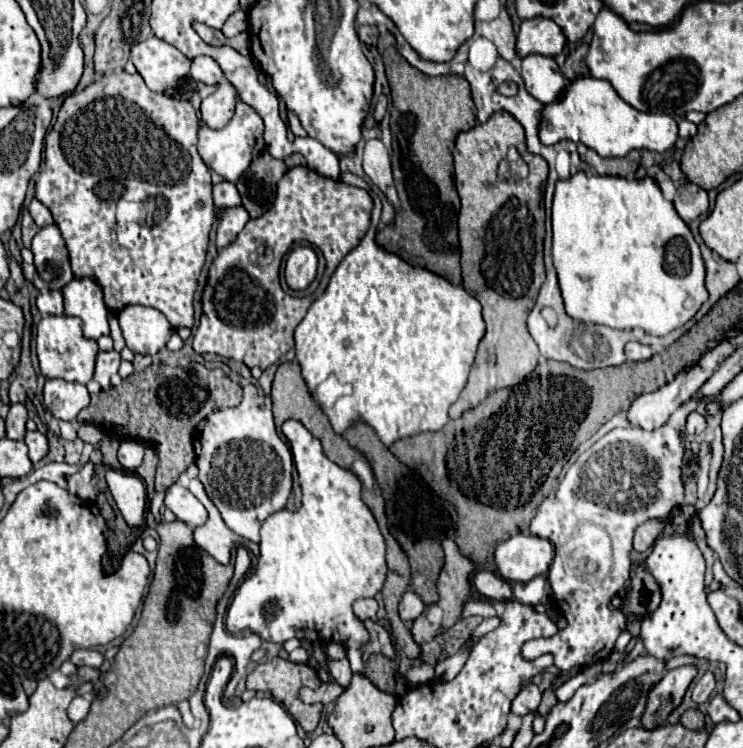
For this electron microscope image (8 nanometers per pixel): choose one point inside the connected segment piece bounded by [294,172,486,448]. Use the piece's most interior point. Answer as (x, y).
(405, 338)

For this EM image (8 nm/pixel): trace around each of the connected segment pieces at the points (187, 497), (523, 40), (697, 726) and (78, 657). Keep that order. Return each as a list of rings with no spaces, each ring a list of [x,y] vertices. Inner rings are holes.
[[[180,484],[170,486],[170,490],[166,492],[164,504],[176,514],[178,520],[188,524],[190,528],[198,528],[208,520],[208,512],[200,504],[200,500],[194,494],[190,494],[190,490],[182,488]]]
[[[536,16],[520,24],[516,40],[516,56],[518,58],[526,58],[530,54],[558,56],[564,50],[564,44],[566,36],[562,28],[550,18]]]
[[[690,708],[682,714],[680,724],[690,730],[704,730],[704,714],[698,708]]]
[[[76,650],[70,656],[70,662],[74,662],[76,666],[100,666],[104,662],[104,656],[96,650]]]

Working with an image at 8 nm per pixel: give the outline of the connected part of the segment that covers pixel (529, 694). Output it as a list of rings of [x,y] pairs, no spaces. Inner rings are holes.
[[[532,682],[526,684],[512,702],[512,714],[524,716],[528,712],[534,712],[538,708],[538,704],[540,704],[540,698],[542,698],[540,688],[536,684],[532,684]]]

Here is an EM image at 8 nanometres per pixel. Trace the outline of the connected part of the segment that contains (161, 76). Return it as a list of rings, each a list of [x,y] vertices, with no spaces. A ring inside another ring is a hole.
[[[152,36],[132,46],[130,60],[150,90],[176,100],[192,100],[194,92],[184,90],[184,82],[188,80],[190,72],[190,60],[178,48]]]

